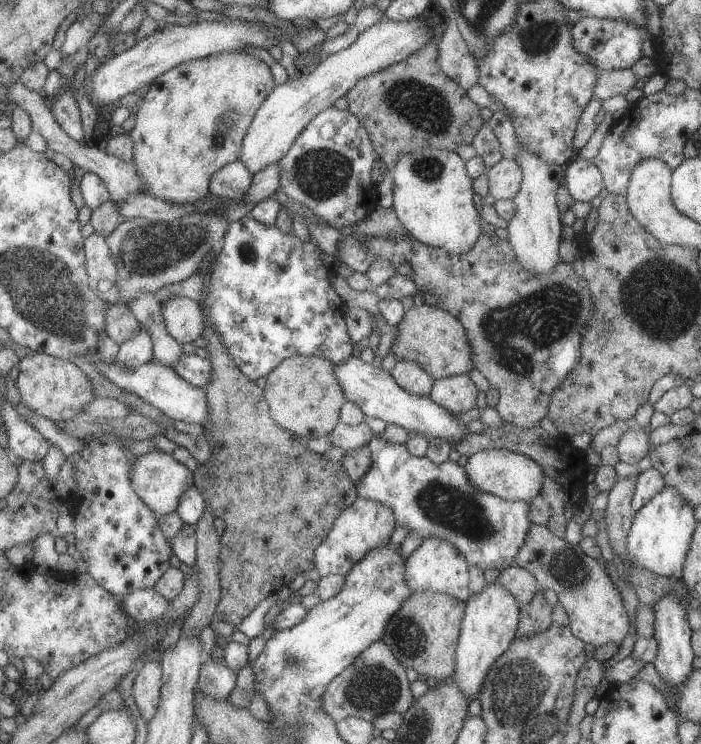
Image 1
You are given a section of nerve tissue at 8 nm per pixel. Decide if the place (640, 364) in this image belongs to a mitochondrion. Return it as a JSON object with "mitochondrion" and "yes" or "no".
{"mitochondrion":"no"}

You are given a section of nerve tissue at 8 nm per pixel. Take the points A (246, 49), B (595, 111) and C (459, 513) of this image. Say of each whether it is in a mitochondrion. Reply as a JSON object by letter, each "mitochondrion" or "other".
{"A":"other","B":"other","C":"mitochondrion"}

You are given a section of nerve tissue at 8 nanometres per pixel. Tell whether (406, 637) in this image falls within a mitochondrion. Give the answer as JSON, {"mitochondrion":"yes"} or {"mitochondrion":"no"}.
{"mitochondrion":"yes"}

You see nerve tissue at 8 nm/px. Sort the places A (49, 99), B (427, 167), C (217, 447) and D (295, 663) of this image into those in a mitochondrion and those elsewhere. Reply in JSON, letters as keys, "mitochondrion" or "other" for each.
{"A":"other","B":"mitochondrion","C":"other","D":"mitochondrion"}

